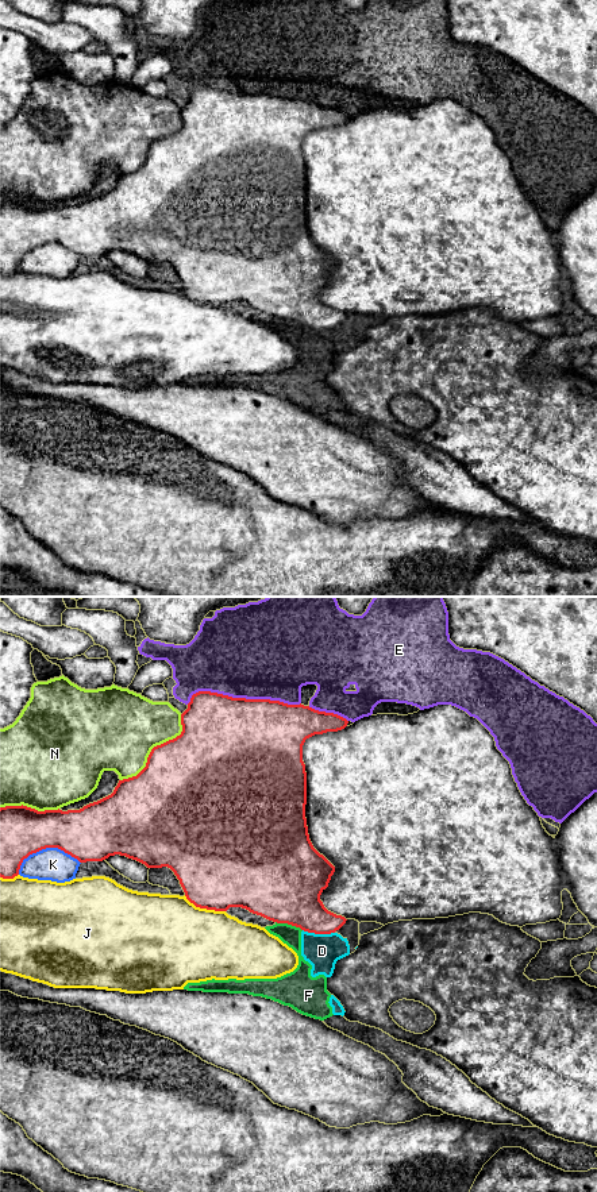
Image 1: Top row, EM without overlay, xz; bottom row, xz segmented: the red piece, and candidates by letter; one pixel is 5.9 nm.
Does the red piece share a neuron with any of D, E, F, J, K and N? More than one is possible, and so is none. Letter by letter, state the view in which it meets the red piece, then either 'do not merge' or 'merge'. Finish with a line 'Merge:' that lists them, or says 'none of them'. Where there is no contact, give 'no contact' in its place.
D: contact in xz; do not merge
E: contact in xz; do not merge
F: contact in xz; do not merge
J: contact in xz; do not merge
K: contact in xz; do not merge
N: contact in xz; do not merge
Merge: none of them

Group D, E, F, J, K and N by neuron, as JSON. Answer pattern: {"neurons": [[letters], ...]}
{"neurons": [["D", "F"], ["E"], ["J"], ["K"], ["N"]]}

